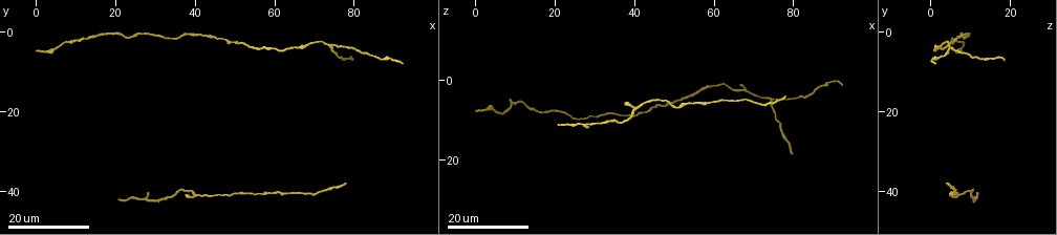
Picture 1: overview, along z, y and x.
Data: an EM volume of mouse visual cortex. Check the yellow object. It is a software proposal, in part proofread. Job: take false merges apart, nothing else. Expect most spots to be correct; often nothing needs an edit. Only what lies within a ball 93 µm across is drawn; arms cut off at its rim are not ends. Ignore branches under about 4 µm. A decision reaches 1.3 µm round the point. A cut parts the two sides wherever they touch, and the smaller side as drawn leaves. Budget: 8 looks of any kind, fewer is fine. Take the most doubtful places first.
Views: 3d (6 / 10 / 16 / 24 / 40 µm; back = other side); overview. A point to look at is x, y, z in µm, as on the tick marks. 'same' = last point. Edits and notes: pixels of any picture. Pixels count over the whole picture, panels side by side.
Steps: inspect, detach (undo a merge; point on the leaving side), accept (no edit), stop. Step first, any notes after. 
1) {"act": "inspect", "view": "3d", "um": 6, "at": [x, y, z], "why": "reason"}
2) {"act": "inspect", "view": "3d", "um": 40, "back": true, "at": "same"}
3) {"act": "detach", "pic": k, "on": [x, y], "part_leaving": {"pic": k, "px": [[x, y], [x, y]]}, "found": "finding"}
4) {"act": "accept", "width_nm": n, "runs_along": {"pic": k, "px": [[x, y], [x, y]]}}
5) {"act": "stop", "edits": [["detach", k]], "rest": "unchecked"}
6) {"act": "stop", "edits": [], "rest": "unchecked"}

{"act": "inspect", "view": "3d", "um": 24, "at": [74.5, 3.5, 5.0], "why": "a fork"}

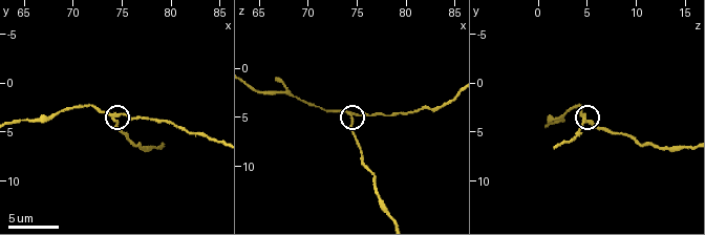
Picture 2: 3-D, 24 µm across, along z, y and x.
{"act": "inspect", "view": "3d", "um": 6, "at": [74.4, 3.2, 4.6], "why": "zoom in"}

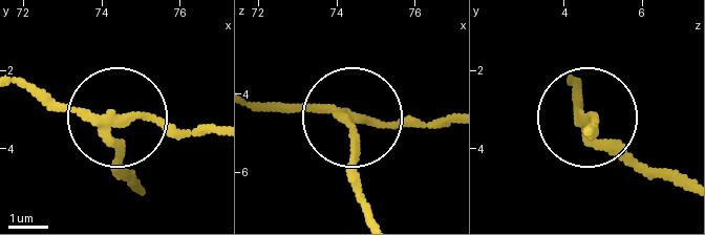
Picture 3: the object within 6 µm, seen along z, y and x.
{"act": "detach", "pic": 3, "on": [113, 159], "part_leaving": {"pic": 3, "px": [[109, 130], [135, 177]]}, "found": "two neurons meet here"}

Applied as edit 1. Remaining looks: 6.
{"act": "inspect", "view": "3d", "um": 6, "at": [68.0, 3.2, 2.6], "why": "side arm on a straight run"}

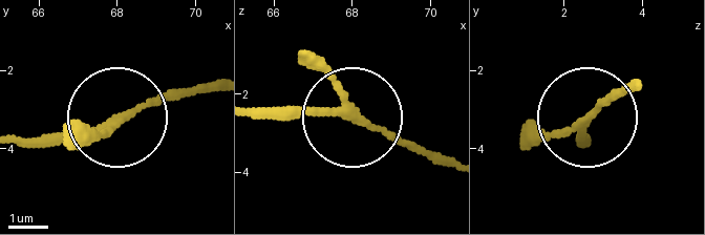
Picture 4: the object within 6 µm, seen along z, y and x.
{"act": "accept", "runs_along": {"pic": 4, "px": [[451, 166], [341, 115], [260, 115]]}, "found": "all the same neuron"}

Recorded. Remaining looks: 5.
{"act": "inspect", "view": "3d", "um": 16, "at": [86.0, 6.5, 1.0]}

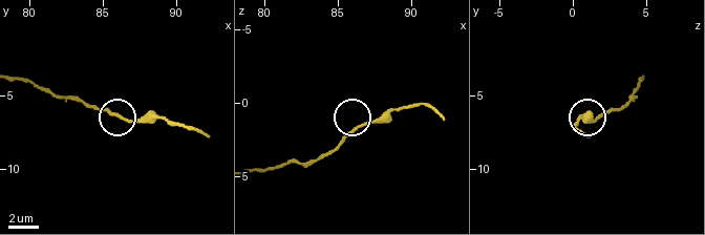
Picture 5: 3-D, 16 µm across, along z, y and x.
{"act": "inspect", "view": "3d", "um": 6, "at": [86.4, 6.6, 1.6]}

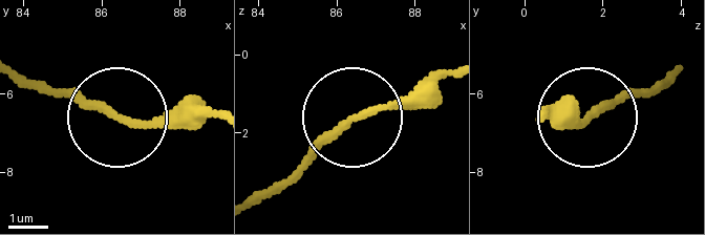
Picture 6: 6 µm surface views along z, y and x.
{"act": "inspect", "view": "3d", "um": 6, "back": true, "at": [86.40, 6.60, 1.65]}

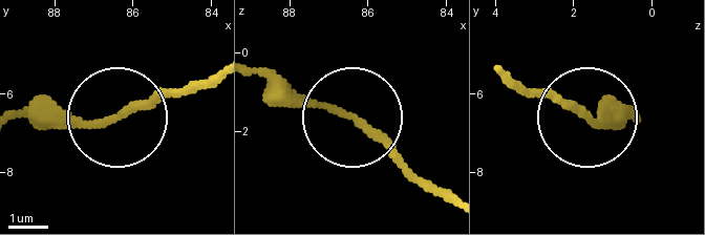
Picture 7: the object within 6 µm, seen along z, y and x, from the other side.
{"act": "accept", "width_nm": 180, "runs_along": {"pic": 7, "px": [[452, 196], [342, 109], [265, 95]]}, "found": "continuous, no second neuron"}

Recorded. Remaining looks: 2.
{"act": "inspect", "view": "3d", "um": 24, "at": [34.0, 41.5, 10.0], "why": "thin neck"}

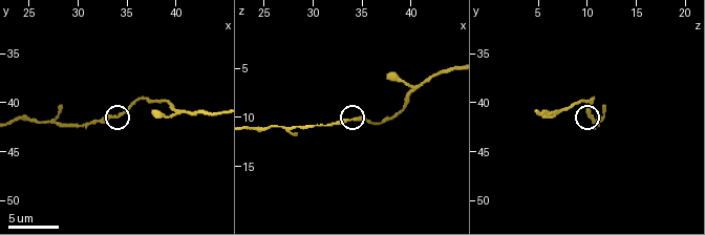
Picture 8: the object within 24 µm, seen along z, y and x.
{"act": "inspect", "view": "3d", "um": 6, "at": [34.0, 41.2, 10.4], "why": "closer look"}

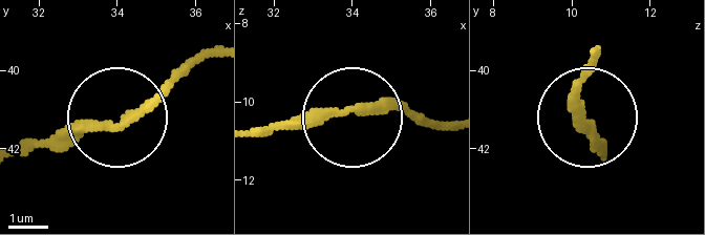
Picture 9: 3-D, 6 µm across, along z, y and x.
{"act": "accept", "found": "continuous, no second neuron"}

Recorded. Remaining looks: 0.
{"act": "stop", "edits": [["detach", 3]], "rest": "unchecked"}

